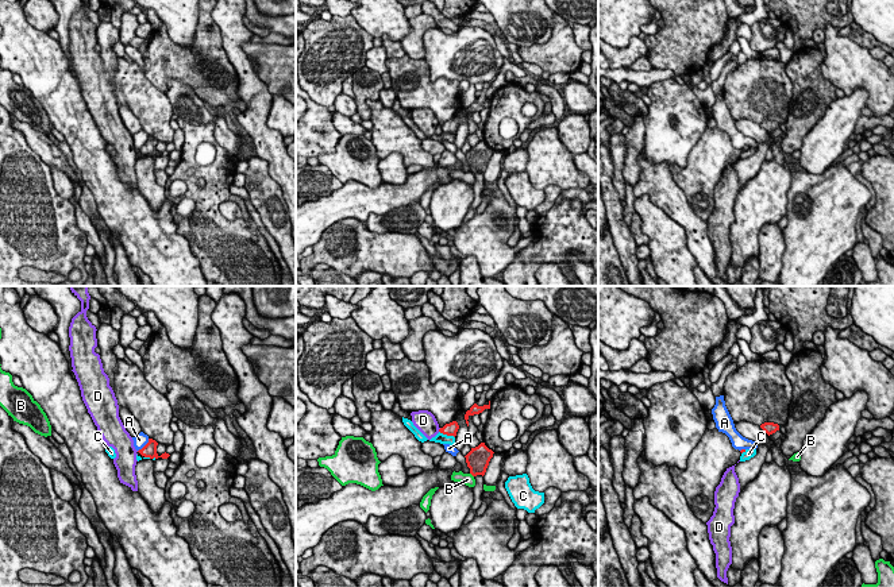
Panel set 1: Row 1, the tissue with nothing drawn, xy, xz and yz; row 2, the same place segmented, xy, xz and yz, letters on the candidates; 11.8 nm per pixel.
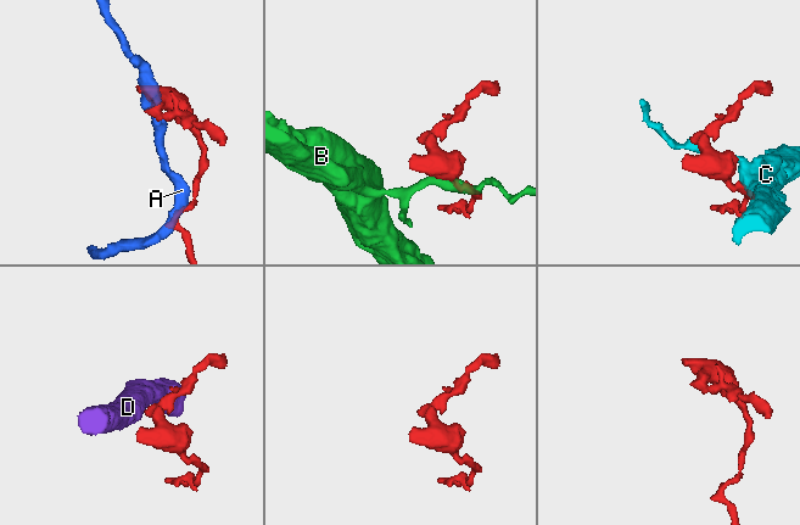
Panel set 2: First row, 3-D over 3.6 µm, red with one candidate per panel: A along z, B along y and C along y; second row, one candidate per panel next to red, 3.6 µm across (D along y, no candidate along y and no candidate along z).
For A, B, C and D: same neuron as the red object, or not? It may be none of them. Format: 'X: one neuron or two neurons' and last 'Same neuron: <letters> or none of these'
A: two neurons
B: two neurons
C: two neurons
D: two neurons
Same neuron: none of these

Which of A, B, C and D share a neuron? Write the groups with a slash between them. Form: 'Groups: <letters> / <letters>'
Groups: A / B / C / D

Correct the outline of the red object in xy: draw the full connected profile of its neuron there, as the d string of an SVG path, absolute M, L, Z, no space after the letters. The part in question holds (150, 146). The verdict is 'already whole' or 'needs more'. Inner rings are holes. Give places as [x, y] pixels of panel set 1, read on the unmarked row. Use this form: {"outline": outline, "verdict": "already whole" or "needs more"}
{"outline": "M149 136L149 140L142 146L139 147L138 150L144 154L144 155L150 155L150 157L158 157L158 155L162 155L162 157L167 157L170 152L169 151L162 151L161 154L157 151L157 143L158 140L153 136Z", "verdict": "already whole"}

